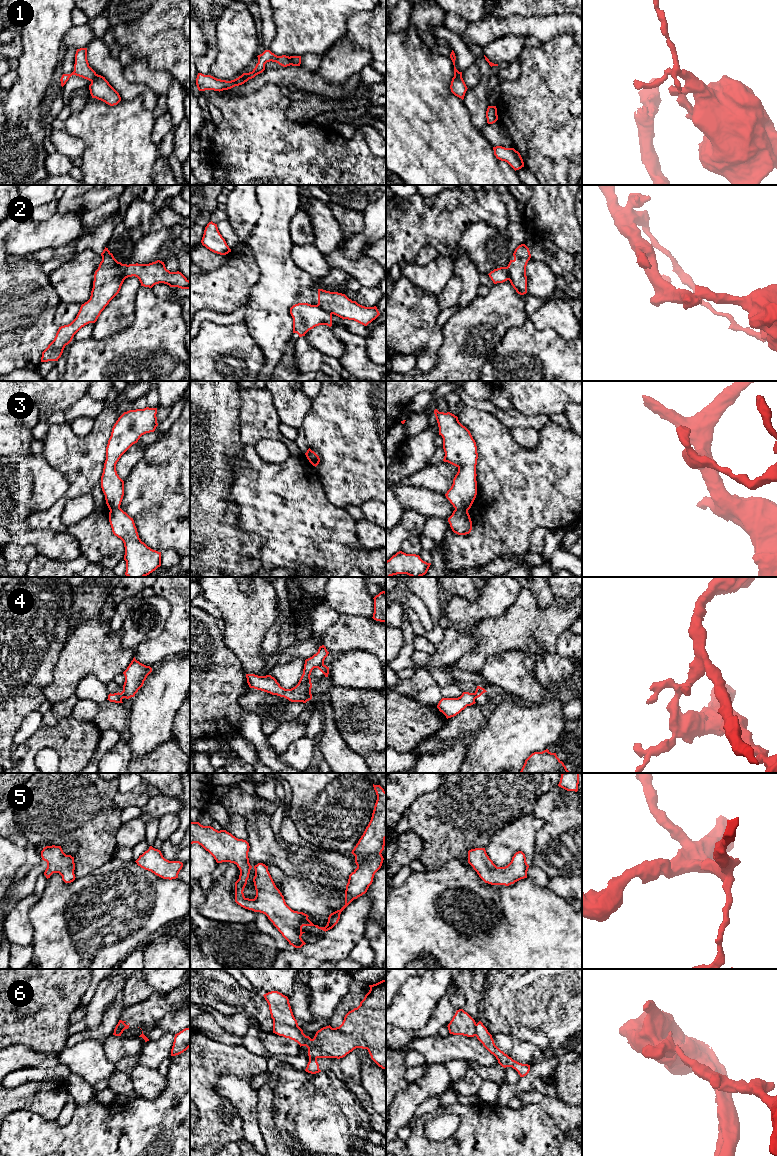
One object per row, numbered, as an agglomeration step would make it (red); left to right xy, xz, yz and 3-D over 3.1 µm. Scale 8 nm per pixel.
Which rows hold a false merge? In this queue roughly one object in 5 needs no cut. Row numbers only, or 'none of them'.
1, 2, 3, 4, 6

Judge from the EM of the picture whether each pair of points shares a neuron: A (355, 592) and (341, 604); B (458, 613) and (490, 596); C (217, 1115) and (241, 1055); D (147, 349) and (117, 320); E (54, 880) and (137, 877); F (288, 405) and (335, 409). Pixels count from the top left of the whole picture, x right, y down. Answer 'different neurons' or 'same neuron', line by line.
A: same neuron
B: same neuron
C: same neuron
D: different neurons
E: same neuron
F: different neurons

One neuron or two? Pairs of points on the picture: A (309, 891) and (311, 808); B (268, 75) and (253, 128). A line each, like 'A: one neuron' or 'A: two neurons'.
A: two neurons
B: two neurons

